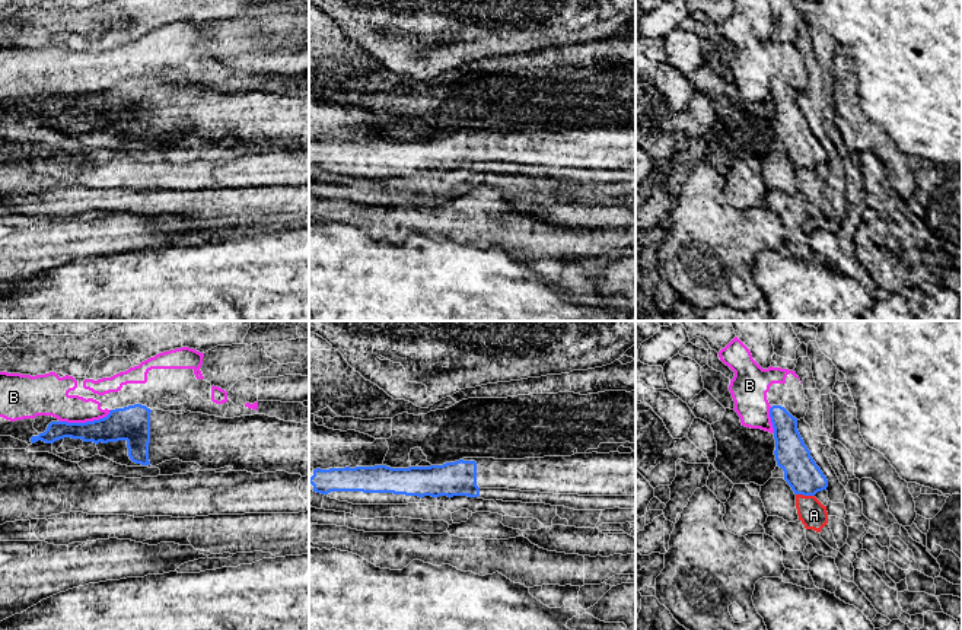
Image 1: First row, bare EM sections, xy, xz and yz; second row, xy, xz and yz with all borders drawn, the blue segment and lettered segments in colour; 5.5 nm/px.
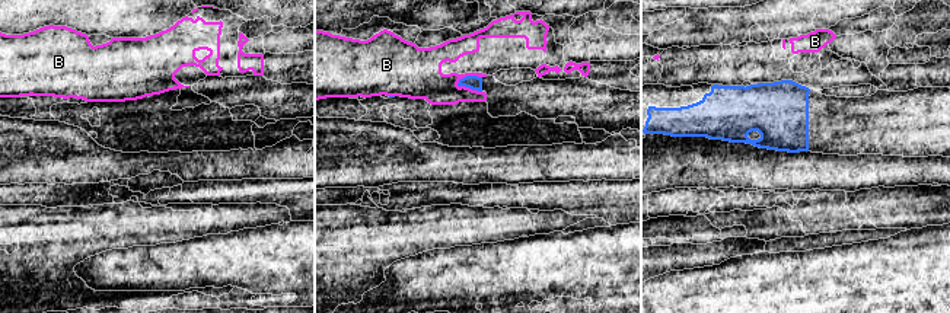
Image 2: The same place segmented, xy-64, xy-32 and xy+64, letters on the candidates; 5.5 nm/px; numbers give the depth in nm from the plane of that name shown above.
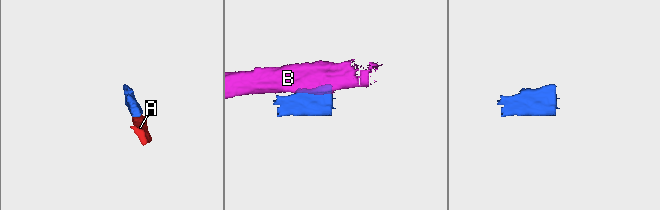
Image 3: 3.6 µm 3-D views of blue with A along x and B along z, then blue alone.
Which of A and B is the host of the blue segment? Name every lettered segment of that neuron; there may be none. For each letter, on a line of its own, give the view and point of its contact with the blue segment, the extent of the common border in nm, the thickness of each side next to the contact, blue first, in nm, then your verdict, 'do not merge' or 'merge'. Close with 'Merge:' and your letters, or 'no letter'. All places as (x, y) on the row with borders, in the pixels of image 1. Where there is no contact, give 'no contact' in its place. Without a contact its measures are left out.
A: contact yz (805, 495); length 110 nm; calibres 190 and 150 nm; do not merge
B: contact xy (86, 422); length 300 nm; calibres 200 and 200 nm; do not merge
Merge: no letter

